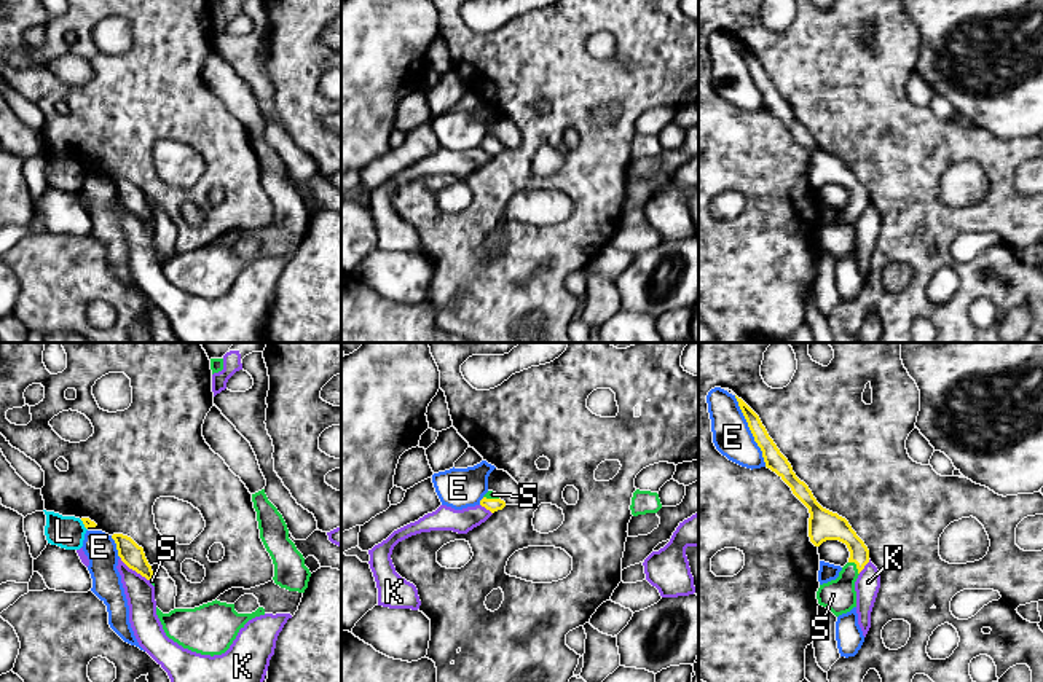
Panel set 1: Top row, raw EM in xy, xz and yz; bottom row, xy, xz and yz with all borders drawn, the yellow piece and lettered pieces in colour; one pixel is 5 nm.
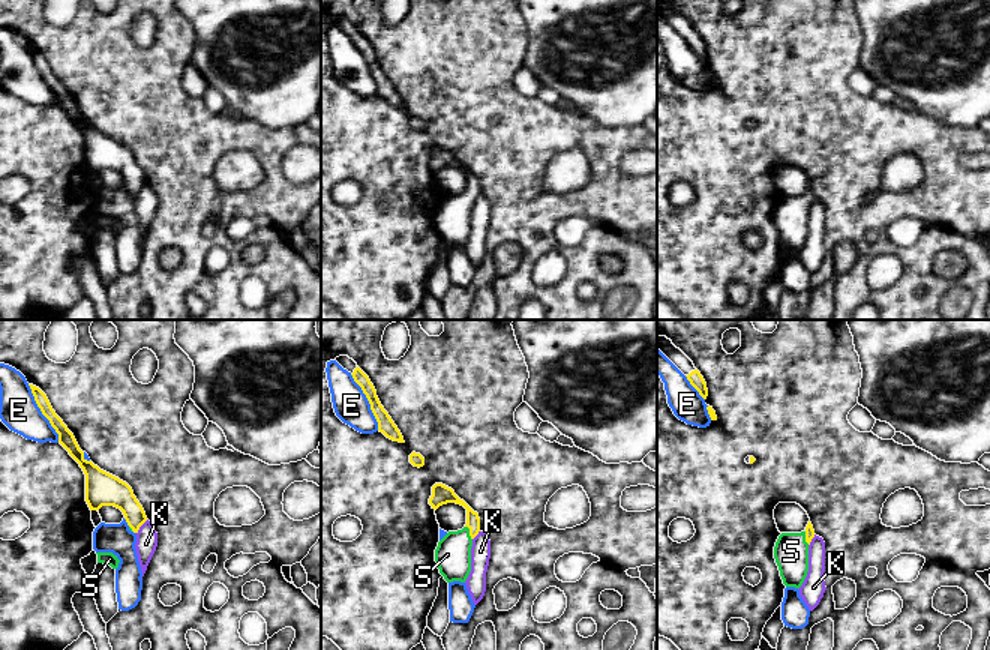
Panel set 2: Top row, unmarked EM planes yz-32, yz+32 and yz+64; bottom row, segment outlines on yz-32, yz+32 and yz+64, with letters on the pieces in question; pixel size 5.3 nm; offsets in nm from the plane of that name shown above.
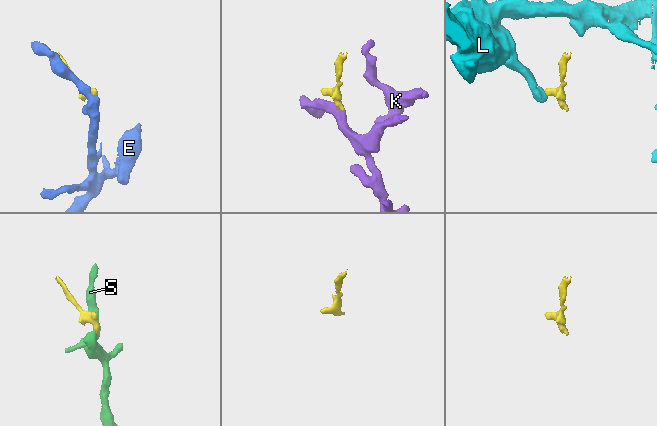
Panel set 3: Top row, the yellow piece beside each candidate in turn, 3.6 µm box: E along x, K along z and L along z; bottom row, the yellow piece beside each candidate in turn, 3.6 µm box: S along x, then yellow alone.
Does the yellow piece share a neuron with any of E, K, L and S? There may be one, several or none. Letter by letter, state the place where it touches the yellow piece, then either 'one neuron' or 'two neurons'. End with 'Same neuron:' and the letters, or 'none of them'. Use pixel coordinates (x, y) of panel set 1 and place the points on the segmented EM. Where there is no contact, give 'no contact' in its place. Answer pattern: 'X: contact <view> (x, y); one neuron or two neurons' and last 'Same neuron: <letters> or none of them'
E: contact yz (750, 429); two neurons
K: contact xy (134, 569); two neurons
L: contact xy (83, 523); two neurons
S: contact yz (857, 566); one neuron
Same neuron: S

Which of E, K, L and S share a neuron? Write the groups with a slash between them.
E / K / L / S

